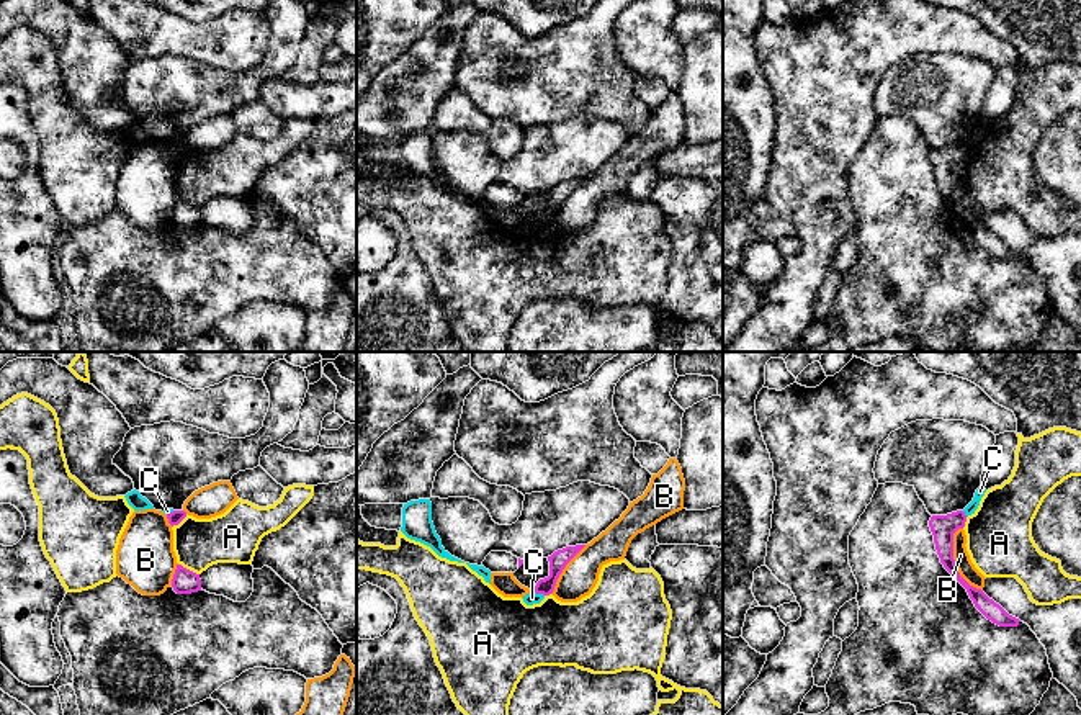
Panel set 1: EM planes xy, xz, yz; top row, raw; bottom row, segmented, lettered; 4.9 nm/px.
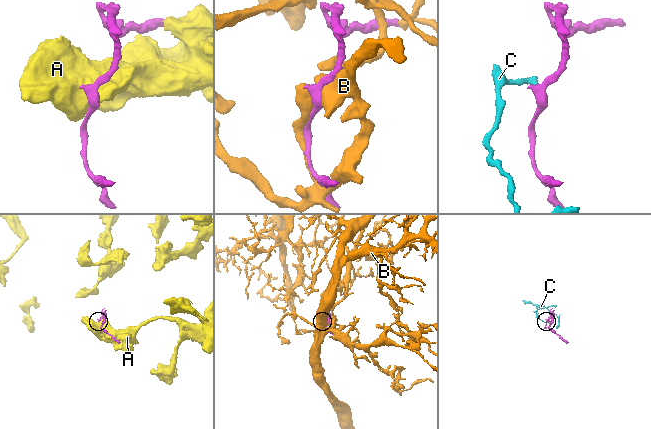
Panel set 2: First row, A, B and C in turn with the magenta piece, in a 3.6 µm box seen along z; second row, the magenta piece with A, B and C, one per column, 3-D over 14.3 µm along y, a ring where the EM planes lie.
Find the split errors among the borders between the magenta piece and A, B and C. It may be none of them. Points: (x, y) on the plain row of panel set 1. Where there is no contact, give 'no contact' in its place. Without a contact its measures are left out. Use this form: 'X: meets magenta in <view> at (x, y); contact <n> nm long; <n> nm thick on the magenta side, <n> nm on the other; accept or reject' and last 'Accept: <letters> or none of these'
A: meets magenta in xy at (188, 203); contact 120 nm long; 120 nm thick on the magenta side, 260 nm on the other; reject
B: meets magenta in yz at (954, 195); contact 340 nm long; 120 nm thick on the magenta side, 90 nm on the other; reject
C: meets magenta in xz at (538, 226); contact 60 nm long; 90 nm thick on the magenta side, 60 nm on the other; reject
Accept: none of these

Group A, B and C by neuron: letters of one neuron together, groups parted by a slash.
A / B / C

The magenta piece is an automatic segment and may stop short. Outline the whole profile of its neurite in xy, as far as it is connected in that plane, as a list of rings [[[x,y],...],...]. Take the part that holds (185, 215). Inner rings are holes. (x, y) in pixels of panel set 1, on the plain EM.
[[[177,198],[172,221],[177,227],[191,227],[201,224],[201,213],[200,208]]]

